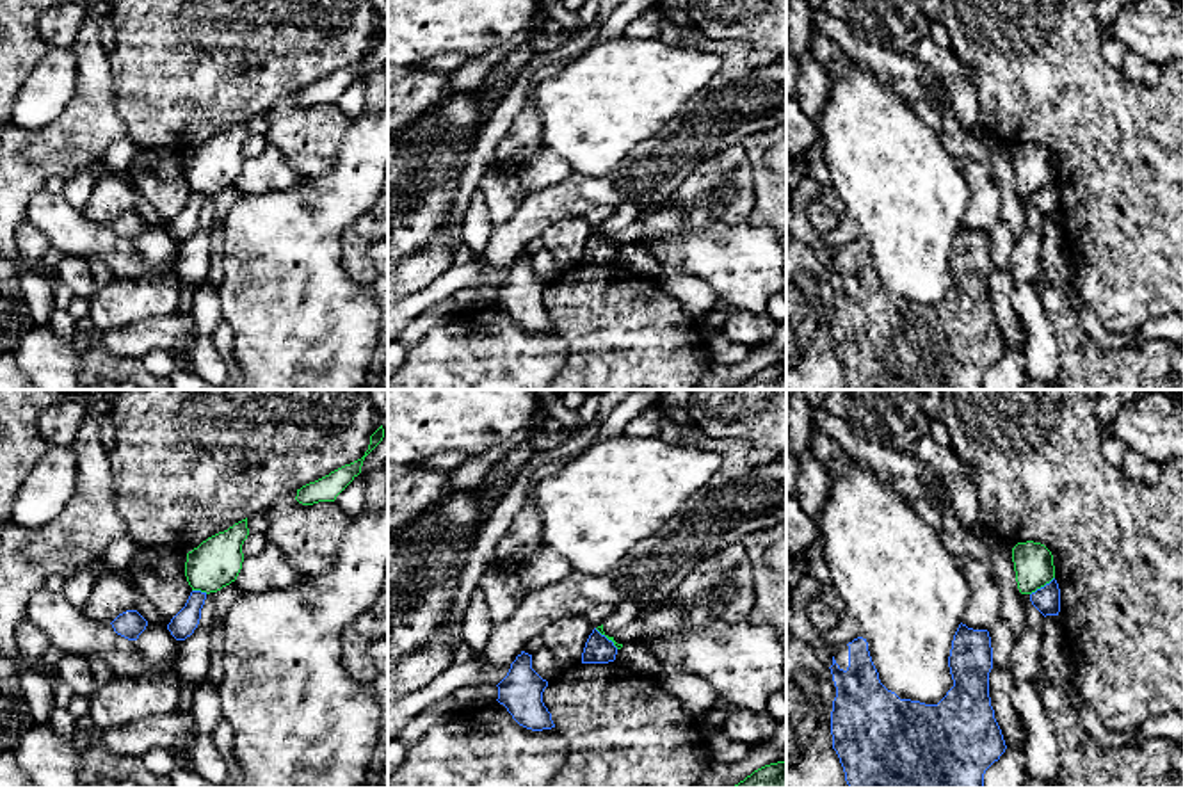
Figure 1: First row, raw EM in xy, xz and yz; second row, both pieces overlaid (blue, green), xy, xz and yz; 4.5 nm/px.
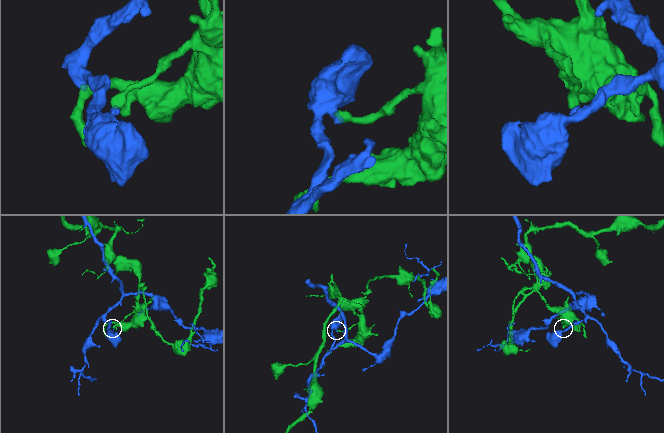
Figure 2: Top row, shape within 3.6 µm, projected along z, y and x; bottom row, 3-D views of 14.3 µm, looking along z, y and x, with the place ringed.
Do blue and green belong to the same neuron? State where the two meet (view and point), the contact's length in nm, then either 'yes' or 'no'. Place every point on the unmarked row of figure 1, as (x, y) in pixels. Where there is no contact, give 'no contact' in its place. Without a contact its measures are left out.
contact yz (1041, 189); length 140 nm; no

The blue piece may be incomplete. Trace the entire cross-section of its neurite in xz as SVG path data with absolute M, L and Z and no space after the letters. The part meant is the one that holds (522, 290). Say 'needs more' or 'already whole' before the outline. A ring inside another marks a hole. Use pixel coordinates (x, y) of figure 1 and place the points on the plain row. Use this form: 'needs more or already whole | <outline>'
already whole | M521 253L496 288L496 302L507 310L519 327L532 333L555 329L551 315L543 304L548 283L532 270L532 256Z

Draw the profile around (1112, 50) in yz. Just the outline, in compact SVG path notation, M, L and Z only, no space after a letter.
M1105 37L1101 41L1101 55L1107 60L1108 66L1112 66L1114 69L1123 69L1123 62L1124 57L1128 53L1128 46L1124 46L1119 39L1112 37Z

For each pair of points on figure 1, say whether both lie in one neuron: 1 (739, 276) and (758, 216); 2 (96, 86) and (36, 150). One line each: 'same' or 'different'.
1: different
2: same

